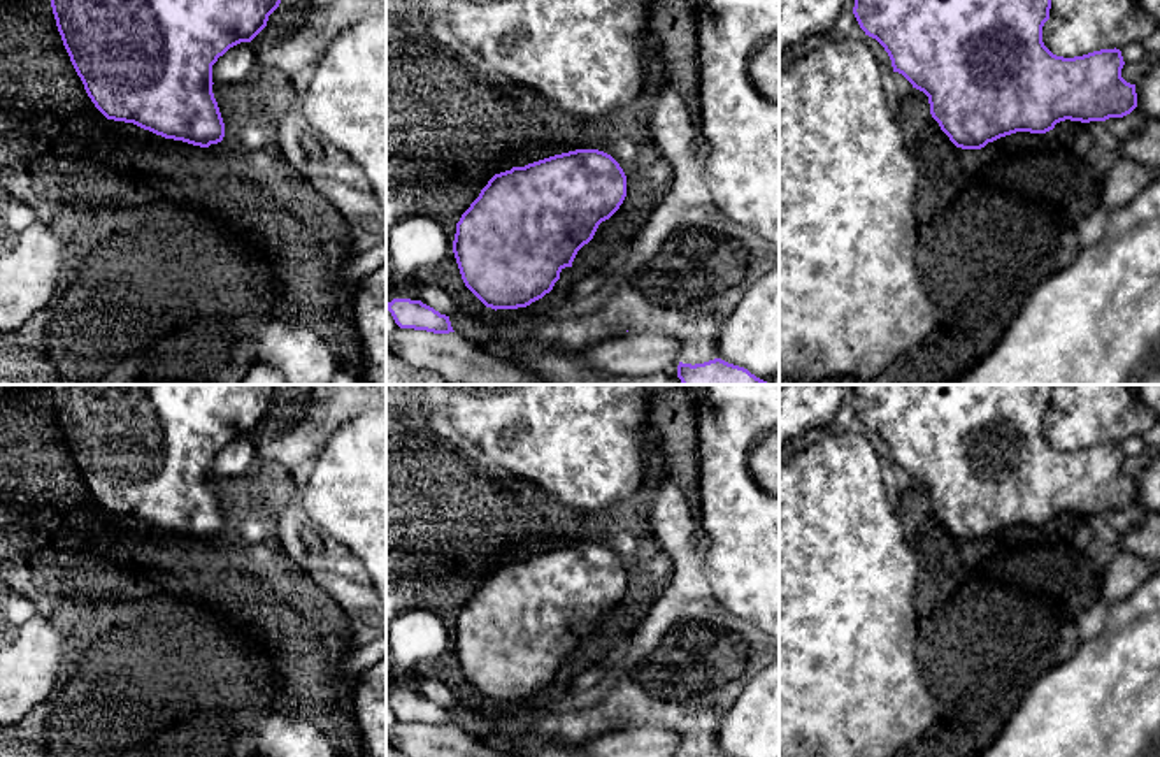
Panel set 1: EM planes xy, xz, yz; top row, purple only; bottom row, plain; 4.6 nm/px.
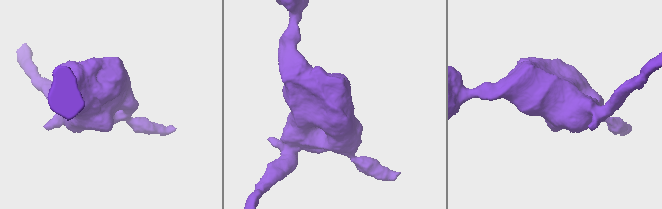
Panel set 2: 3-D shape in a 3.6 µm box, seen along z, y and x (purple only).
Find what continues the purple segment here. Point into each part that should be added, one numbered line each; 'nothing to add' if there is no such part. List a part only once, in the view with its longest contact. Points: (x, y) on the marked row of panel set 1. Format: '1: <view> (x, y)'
nothing to add

